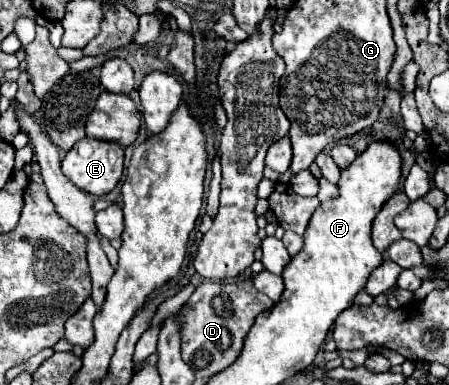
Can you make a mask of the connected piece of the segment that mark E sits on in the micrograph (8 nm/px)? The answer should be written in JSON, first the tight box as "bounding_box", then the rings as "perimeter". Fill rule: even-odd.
{"bounding_box":[61,138,123,196],"perimeter":[[[83,138],[75,148],[71,148],[63,162],[61,162],[63,174],[81,190],[93,194],[93,196],[103,196],[109,194],[121,180],[123,174],[123,148],[113,142],[105,140],[93,140],[93,138]]]}

